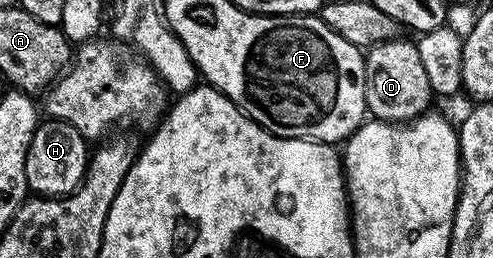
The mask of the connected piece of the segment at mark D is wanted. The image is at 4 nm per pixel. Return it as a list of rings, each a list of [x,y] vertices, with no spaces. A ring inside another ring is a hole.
[[[406,39],[383,40],[365,53],[366,110],[384,124],[405,124],[431,107],[432,93],[428,74],[424,74],[424,62],[420,62],[420,50],[413,39]]]

